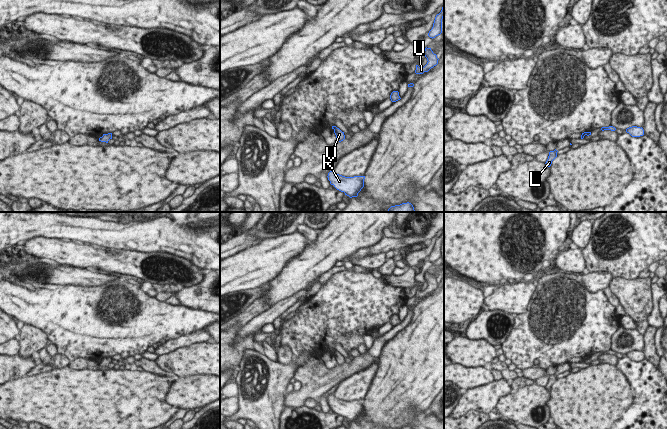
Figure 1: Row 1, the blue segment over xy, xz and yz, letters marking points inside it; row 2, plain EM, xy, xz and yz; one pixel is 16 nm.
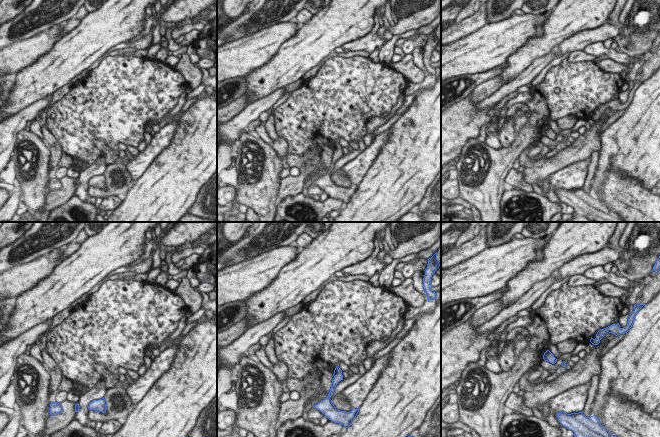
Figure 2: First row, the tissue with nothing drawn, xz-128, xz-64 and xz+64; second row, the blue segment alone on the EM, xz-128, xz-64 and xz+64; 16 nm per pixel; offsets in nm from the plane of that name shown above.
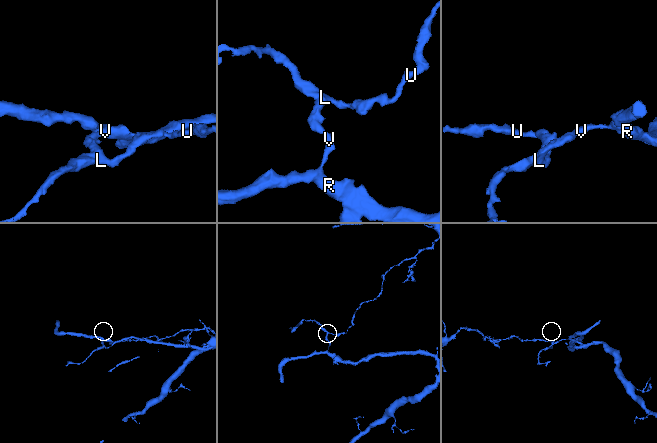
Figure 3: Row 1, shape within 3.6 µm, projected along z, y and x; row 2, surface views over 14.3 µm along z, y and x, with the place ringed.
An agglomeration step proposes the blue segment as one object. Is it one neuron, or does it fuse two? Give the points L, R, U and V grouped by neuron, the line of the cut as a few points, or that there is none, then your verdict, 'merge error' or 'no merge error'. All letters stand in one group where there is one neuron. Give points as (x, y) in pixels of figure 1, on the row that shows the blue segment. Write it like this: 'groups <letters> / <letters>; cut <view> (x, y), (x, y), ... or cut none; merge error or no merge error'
groups L U / R V; cut xz (335, 126), (333, 128); merge error

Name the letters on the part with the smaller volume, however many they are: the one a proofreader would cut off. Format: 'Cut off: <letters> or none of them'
Cut off: L, U

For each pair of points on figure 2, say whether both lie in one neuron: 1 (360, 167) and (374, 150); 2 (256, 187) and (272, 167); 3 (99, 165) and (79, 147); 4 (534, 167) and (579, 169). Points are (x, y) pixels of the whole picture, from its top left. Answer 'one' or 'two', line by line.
1: one
2: one
3: two
4: two

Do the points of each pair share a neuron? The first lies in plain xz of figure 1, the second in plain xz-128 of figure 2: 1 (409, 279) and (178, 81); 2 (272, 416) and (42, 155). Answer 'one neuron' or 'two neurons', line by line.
1: two neurons
2: one neuron

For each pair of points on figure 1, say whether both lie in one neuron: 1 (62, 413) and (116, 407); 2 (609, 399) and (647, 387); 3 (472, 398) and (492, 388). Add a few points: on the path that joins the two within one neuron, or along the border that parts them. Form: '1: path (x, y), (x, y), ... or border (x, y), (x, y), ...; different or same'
1: path (75, 407), (103, 407); same
2: border (621, 372), (634, 391), (630, 405); different
3: path (477, 398), (482, 398), (487, 393); same

